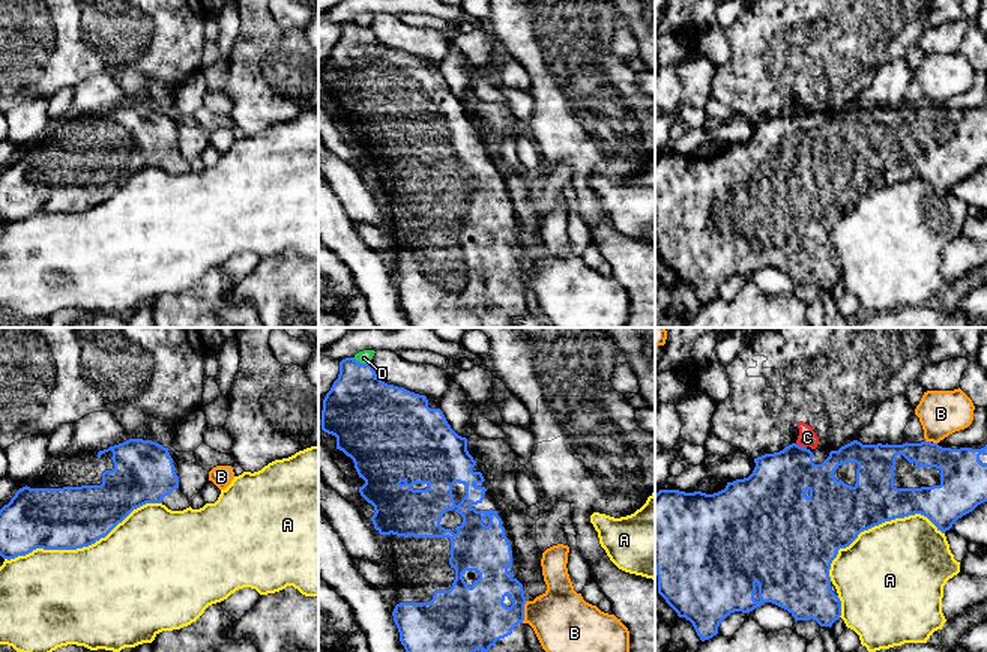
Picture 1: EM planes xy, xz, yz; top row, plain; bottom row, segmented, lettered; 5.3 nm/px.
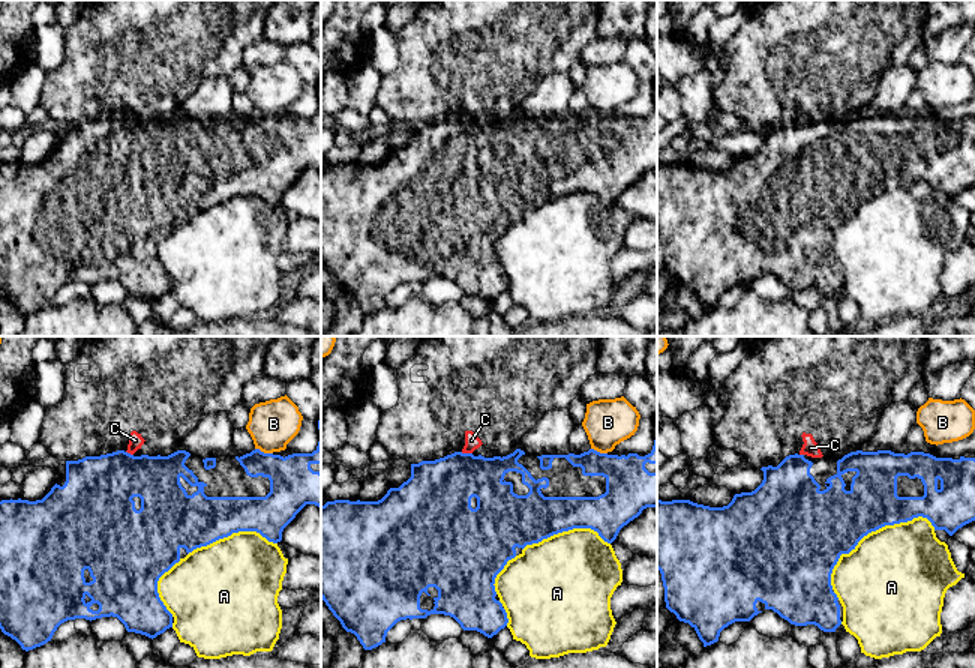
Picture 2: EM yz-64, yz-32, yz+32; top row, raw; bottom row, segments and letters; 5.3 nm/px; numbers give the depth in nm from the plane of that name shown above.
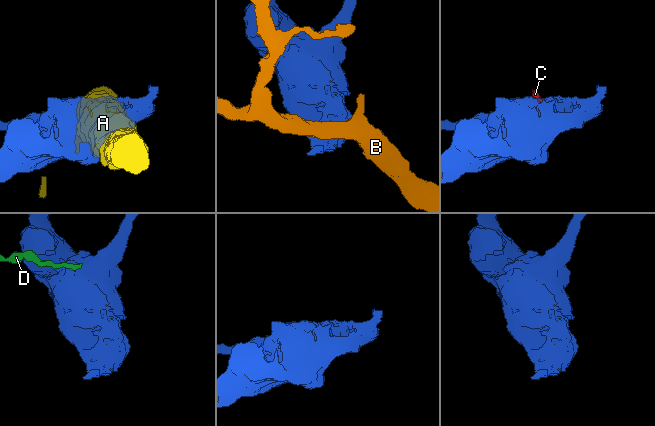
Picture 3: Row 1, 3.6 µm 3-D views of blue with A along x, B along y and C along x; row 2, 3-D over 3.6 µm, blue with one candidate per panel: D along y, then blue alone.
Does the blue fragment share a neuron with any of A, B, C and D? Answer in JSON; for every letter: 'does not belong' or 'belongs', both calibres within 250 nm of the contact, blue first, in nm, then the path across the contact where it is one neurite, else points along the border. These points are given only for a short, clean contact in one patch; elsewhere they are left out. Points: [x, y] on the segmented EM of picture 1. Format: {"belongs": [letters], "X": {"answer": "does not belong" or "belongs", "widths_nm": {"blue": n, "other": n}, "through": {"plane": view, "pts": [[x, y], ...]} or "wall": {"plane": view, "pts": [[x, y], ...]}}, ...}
{"belongs": [], "A": {"answer": "does not belong", "widths_nm": {"blue": 340, "other": 480}}, "B": {"answer": "does not belong", "widths_nm": {"blue": 320, "other": 320}}, "C": {"answer": "does not belong", "widths_nm": {"blue": 300, "other": 100}, "wall": {"plane": "yz", "pts": [[795, 443], [805, 448]]}}, "D": {"answer": "does not belong", "widths_nm": {"blue": 380, "other": 70}}}

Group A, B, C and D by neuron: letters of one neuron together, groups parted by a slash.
A / B / C / D

